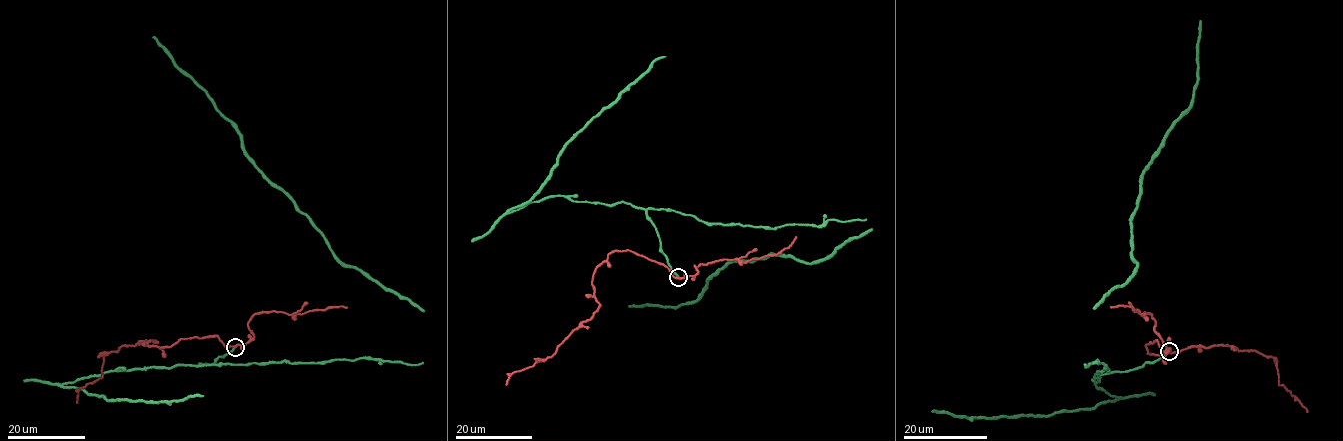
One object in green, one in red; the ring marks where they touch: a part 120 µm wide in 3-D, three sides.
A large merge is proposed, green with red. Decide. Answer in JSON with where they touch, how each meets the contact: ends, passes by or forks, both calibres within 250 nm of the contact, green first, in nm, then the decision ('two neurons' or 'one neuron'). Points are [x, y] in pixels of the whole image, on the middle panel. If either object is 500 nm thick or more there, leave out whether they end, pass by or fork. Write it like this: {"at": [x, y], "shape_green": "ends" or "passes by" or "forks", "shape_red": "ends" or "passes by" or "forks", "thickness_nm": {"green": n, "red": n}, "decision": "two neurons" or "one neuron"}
{"at": [678, 277], "shape_green": "ends", "shape_red": "passes by", "thickness_nm": {"green": 240, "red": 200}, "decision": "two neurons"}

